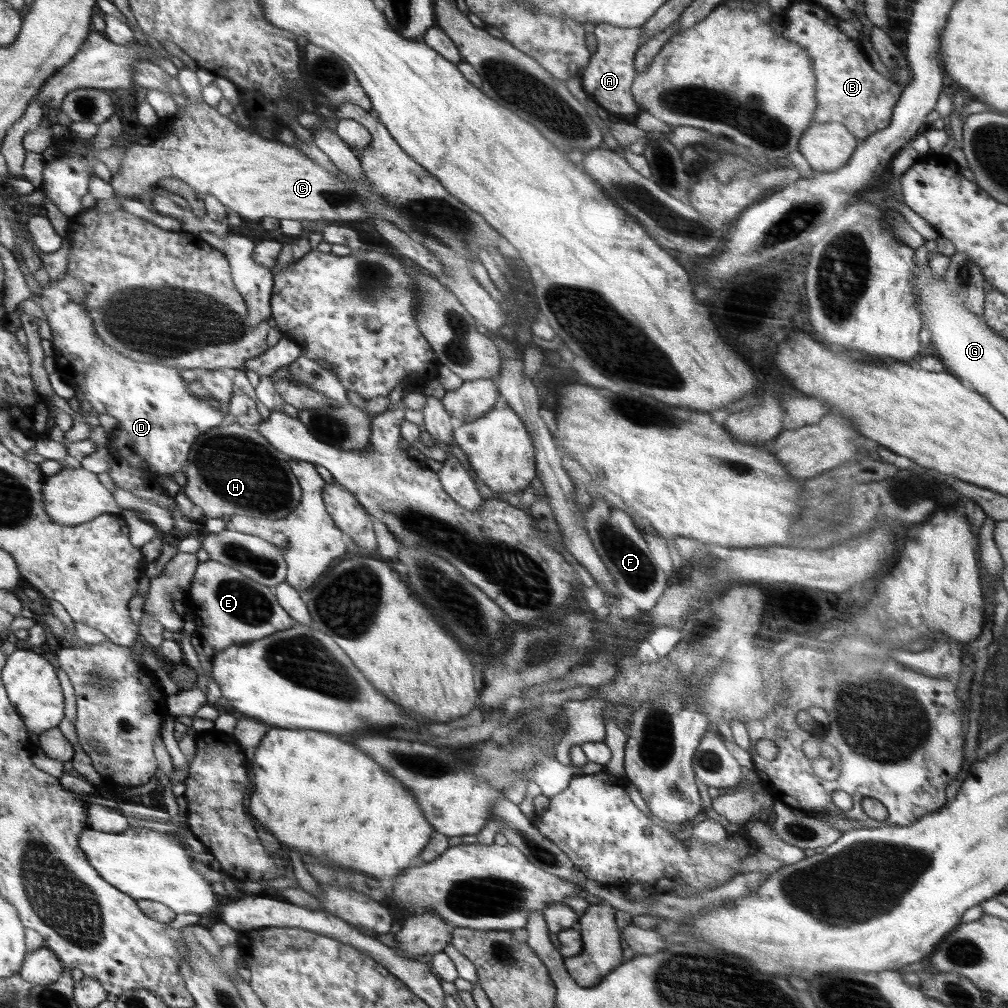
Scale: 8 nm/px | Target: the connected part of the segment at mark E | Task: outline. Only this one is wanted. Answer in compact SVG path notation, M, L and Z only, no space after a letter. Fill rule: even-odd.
M211 558L200 563L189 592L189 602L194 609L200 610L198 633L213 647L215 654L234 644L266 639L296 624L294 617L279 604L274 587L260 584L238 569Z

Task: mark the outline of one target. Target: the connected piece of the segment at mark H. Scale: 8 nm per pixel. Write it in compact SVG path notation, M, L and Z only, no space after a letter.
M242 424L224 425L206 432L196 440L191 452L191 462L186 470L188 485L182 490L200 504L208 517L222 518L229 514L242 516L268 516L270 520L280 520L296 510L302 499L302 488L298 477L290 472L288 458L283 457L279 450L267 441L263 434L254 430L246 430Z

